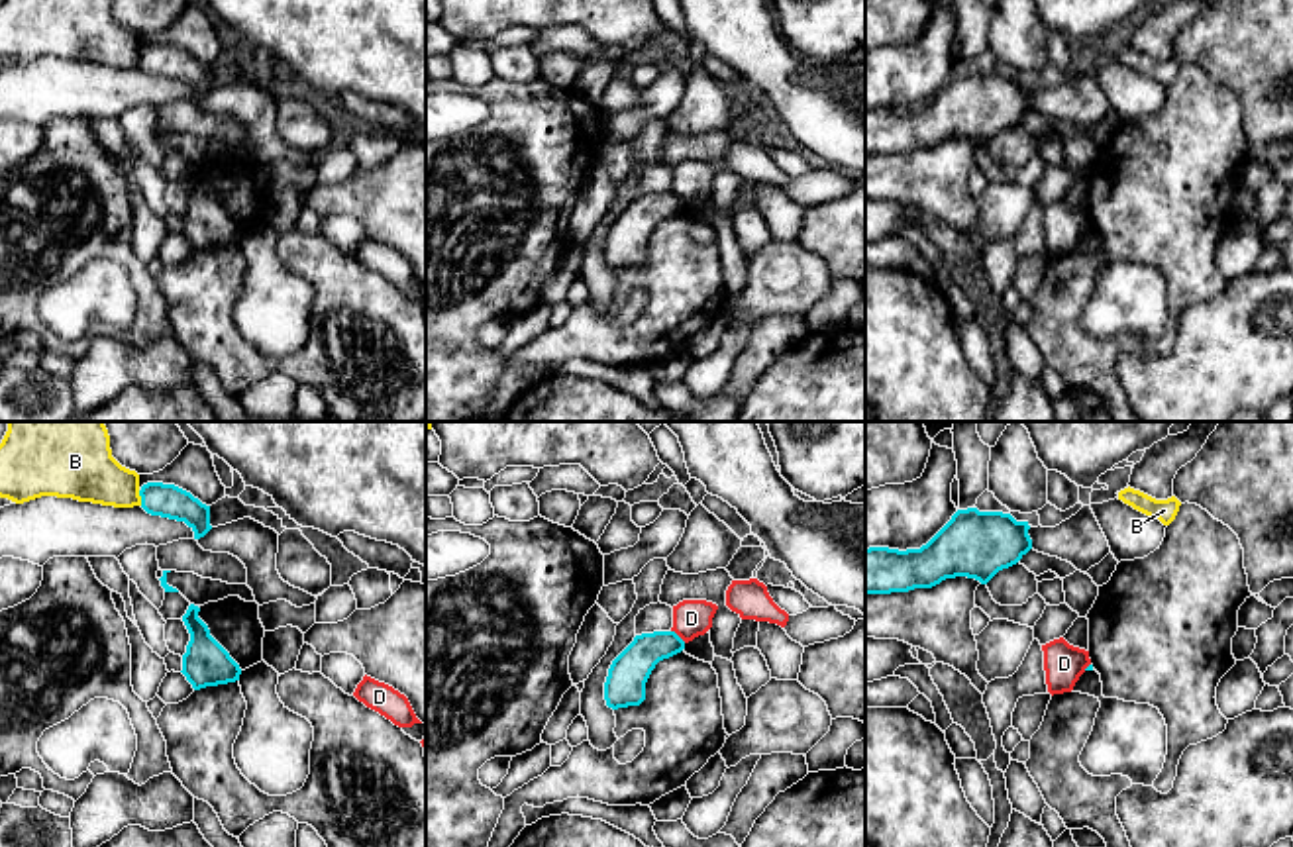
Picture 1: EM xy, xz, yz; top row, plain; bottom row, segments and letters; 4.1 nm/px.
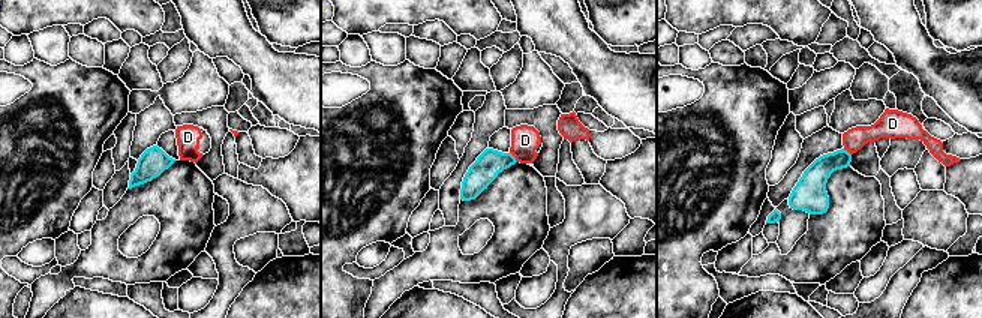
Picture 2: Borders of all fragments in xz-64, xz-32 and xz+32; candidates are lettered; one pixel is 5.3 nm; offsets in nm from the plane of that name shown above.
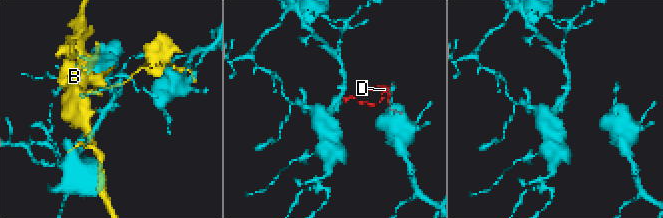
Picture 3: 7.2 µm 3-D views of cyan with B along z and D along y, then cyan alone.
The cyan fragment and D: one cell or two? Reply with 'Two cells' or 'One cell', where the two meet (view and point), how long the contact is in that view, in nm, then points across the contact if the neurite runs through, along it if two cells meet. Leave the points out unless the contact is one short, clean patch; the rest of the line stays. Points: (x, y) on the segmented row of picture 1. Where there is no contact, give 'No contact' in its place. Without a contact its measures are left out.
Two cells. Touches cyan at xz (677, 636). Shared border 80 nm. Boundary: xz (672, 630), (685, 642)

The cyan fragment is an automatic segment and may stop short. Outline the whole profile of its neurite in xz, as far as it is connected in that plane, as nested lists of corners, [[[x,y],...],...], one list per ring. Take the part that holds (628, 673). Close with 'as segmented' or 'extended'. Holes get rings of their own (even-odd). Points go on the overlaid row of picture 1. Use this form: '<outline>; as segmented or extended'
[[[675,631],[636,635],[634,641],[612,661],[604,682],[604,700],[612,710],[640,706],[646,700],[646,682],[663,659],[685,649]]]; as segmented

